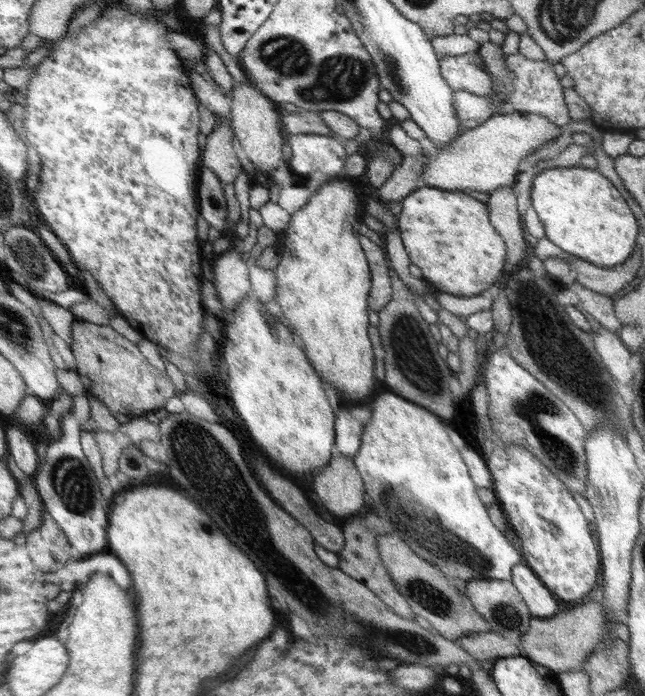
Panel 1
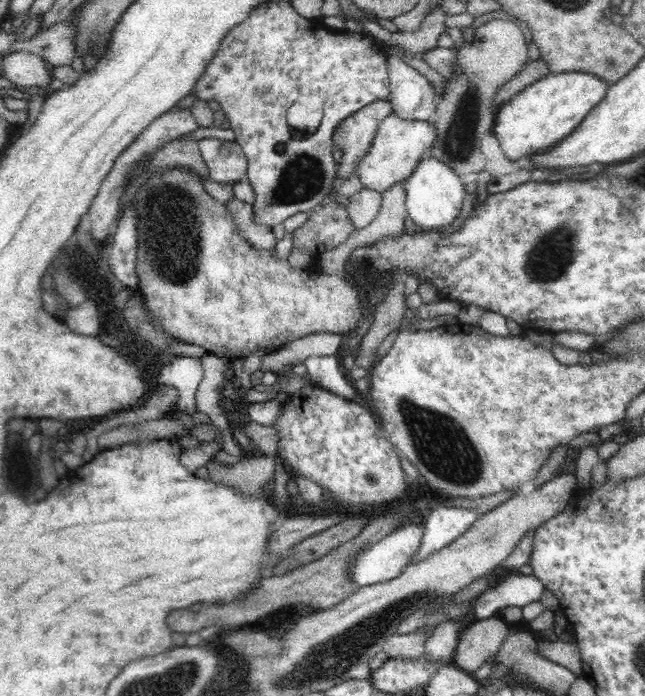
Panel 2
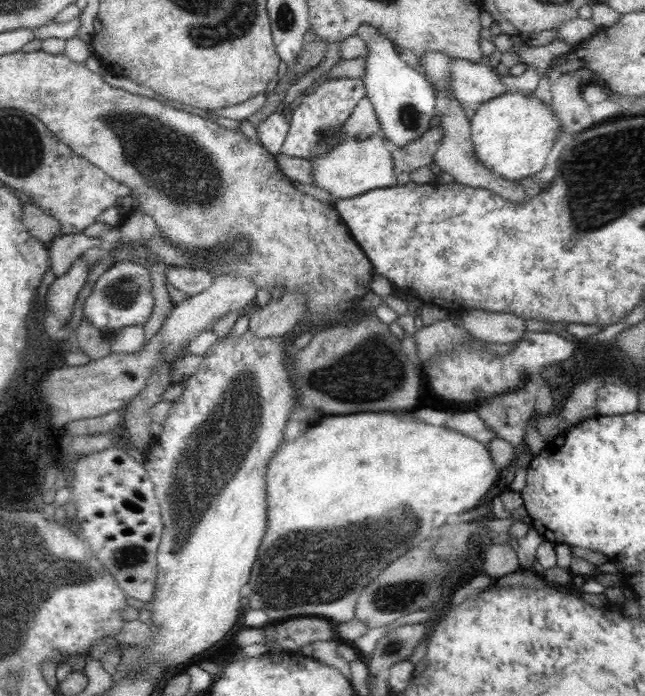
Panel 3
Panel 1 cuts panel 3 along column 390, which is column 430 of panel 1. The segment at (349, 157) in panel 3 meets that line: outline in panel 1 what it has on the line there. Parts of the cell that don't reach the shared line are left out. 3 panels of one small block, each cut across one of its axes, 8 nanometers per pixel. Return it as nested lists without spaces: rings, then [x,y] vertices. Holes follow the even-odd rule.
[[[509,111],[490,117],[484,124],[457,134],[447,147],[426,154],[421,171],[425,187],[439,190],[475,190],[490,193],[492,190],[508,188],[516,183],[519,162],[545,143],[553,140],[560,131],[557,125],[539,114]]]

